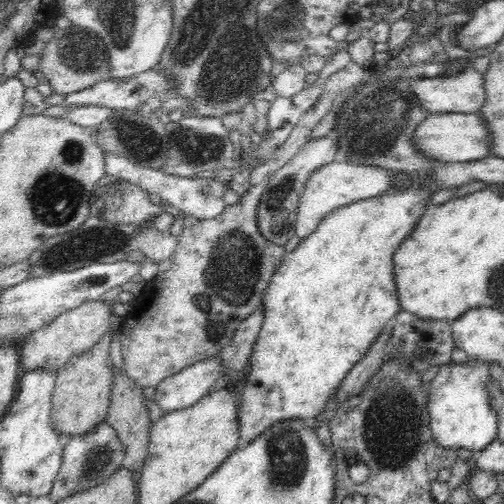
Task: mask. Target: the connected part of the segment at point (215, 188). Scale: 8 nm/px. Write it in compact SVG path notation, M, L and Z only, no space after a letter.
M104 151L105 174L112 178L122 179L130 183L138 185L142 190L149 194L158 194L162 201L168 202L168 205L175 207L181 211L183 215L189 215L200 219L216 218L226 207L222 195L226 192L228 184L216 182L210 178L188 178L176 177L165 173L161 170L154 170L137 165L123 155Z

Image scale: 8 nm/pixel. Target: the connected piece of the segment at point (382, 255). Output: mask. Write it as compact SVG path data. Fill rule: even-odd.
M436 32L431 34L423 42L413 43L410 47L401 47L395 52L391 52L389 59L382 63L381 65L372 66L368 73L372 72L372 78L369 80L364 80L360 85L358 90L355 90L354 93L346 92L346 100L342 102L342 106L335 113L335 122L333 125L330 138L333 138L337 144L338 153L346 152L346 162L350 164L360 165L360 166L374 166L375 168L380 168L382 170L388 170L390 174L401 174L401 176L407 176L409 182L406 184L400 184L400 186L390 186L384 190L384 194L378 194L378 196L370 196L371 198L366 198L363 200L353 201L351 204L342 206L337 210L331 211L326 217L322 218L318 222L318 226L310 233L306 238L302 238L296 248L292 251L285 251L283 261L280 266L277 268L276 273L273 275L271 282L267 286L267 291L263 301L261 302L264 307L264 322L262 323L260 334L254 343L249 363L250 371L247 374L248 380L244 384L244 389L240 393L239 400L239 431L240 431L240 442L250 442L252 438L260 436L268 426L276 424L284 419L302 419L307 422L314 421L314 418L321 414L324 411L324 406L330 398L331 394L334 394L334 390L339 388L341 382L344 380L344 377L350 369L364 354L366 350L370 348L370 344L374 342L374 338L380 334L380 330L385 328L391 321L393 321L396 312L400 309L400 301L396 286L396 279L394 279L394 261L393 256L395 250L399 248L400 243L404 242L405 238L411 235L411 232L414 230L416 223L420 220L420 217L426 214L426 210L430 210L432 206L431 196L439 190L439 186L435 184L436 179L434 179L434 173L432 170L440 168L440 163L432 161L432 159L422 155L420 149L416 147L416 136L415 130L416 127L425 121L425 118L428 116L427 111L423 109L423 106L420 104L419 98L416 94L413 93L411 89L411 82L414 79L425 79L427 76L406 76L402 78L401 76L395 76L394 71L398 69L405 69L410 65L415 65L416 63L425 63L428 61L436 61L436 63L450 63L453 65L453 62L458 58L449 57L444 50L444 44L440 40L440 37Z

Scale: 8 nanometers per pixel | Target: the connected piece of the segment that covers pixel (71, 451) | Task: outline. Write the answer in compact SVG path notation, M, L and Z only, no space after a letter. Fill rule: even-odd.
M106 420L97 423L88 433L68 436L64 439L61 468L48 495L54 502L58 502L70 494L88 490L123 466L123 460L124 449L121 440Z

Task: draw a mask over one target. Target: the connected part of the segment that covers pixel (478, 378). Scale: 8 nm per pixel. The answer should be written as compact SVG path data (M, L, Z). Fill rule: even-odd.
M471 357L466 362L451 361L441 365L429 383L427 402L431 435L440 446L481 451L497 438L499 414L489 401L489 387L495 380L492 373L495 365L493 362Z

